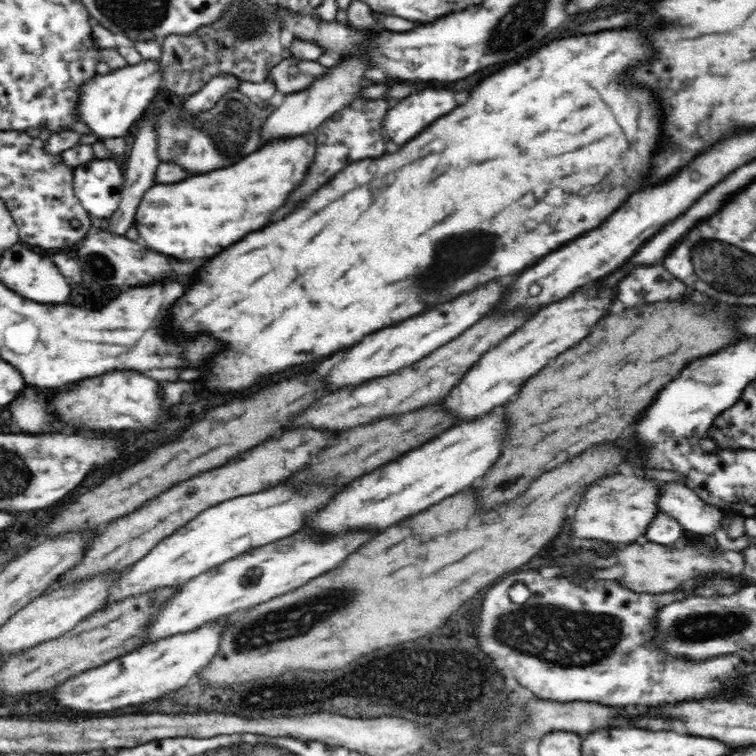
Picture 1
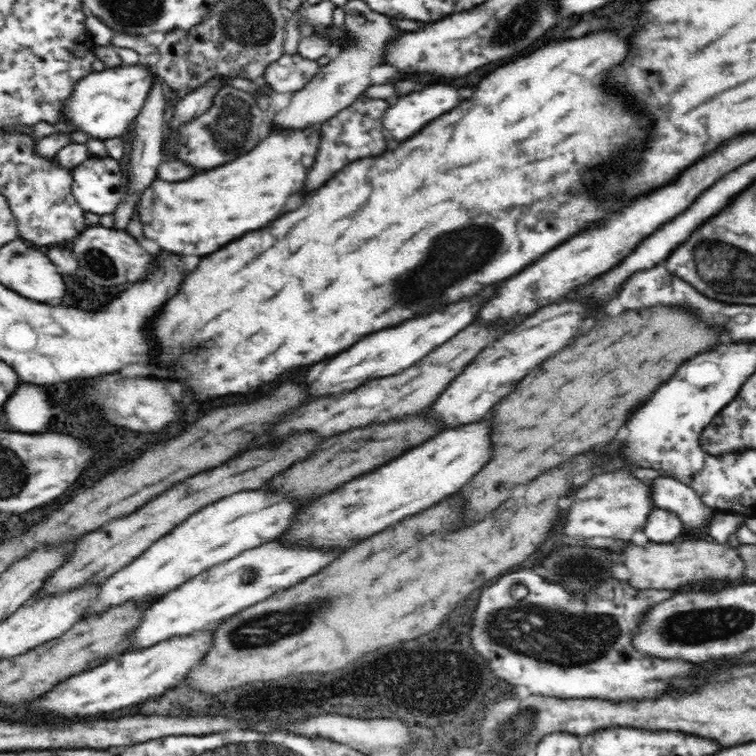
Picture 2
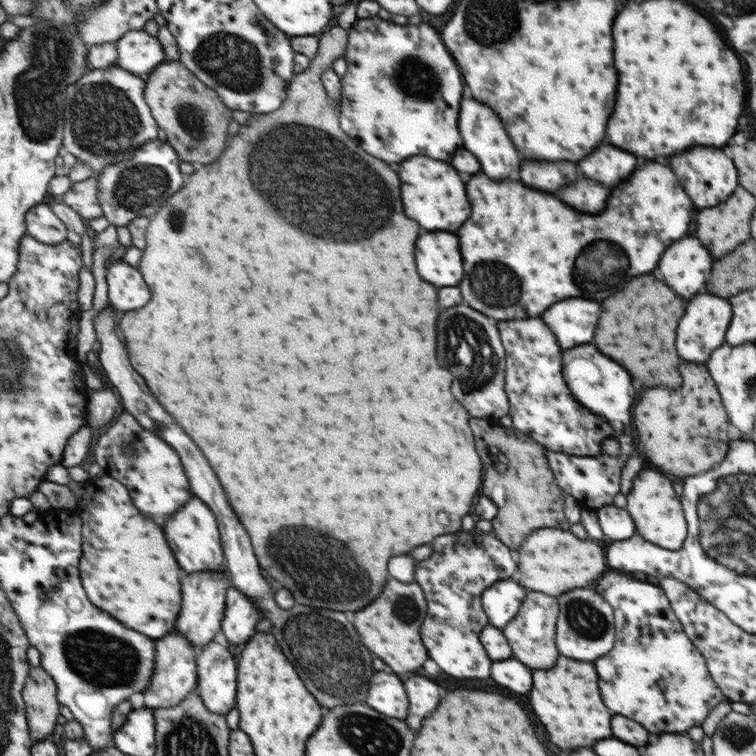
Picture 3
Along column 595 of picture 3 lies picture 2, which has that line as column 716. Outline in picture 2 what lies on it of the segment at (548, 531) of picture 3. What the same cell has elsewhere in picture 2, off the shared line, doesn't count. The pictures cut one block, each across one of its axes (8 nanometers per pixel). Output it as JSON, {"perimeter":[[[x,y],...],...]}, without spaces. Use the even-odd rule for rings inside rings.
{"perimeter":[[[690,540],[680,546],[674,544],[654,544],[648,542],[646,546],[628,546],[622,552],[622,564],[628,568],[628,584],[632,588],[678,590],[690,580],[736,580],[743,575],[745,564],[736,548],[726,548],[723,544],[704,542],[704,540]]]}

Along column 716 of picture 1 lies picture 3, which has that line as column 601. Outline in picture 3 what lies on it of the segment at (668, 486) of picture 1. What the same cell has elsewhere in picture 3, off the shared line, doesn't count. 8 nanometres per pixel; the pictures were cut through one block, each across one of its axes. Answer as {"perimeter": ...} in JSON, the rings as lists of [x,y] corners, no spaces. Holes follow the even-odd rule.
{"perimeter":[[[607,504],[595,510],[601,532],[612,541],[622,541],[636,532],[629,513],[623,509]]]}

